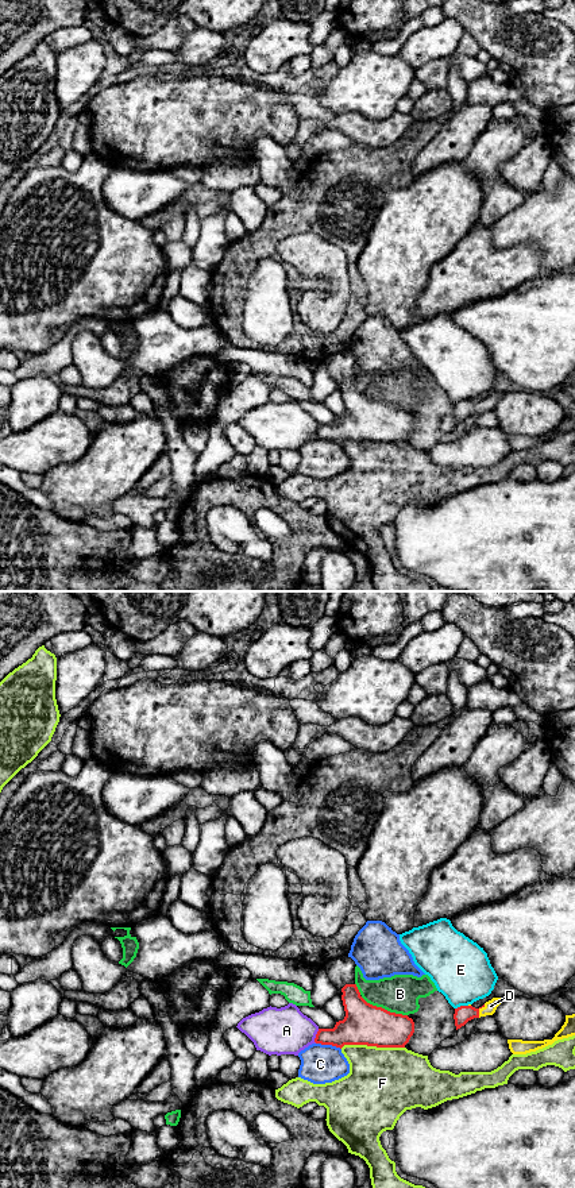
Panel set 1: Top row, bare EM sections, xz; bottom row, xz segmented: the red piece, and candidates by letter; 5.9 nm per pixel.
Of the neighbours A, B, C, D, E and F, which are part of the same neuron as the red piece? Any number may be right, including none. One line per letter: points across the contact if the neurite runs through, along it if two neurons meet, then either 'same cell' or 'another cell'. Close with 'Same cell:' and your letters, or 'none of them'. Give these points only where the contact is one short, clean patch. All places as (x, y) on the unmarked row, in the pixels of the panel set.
A: another cell
B: another cell
C: another cell
D: way xz (463, 409), (478, 407), (490, 401); same cell
E: another cell
F: another cell
Same cell: D

